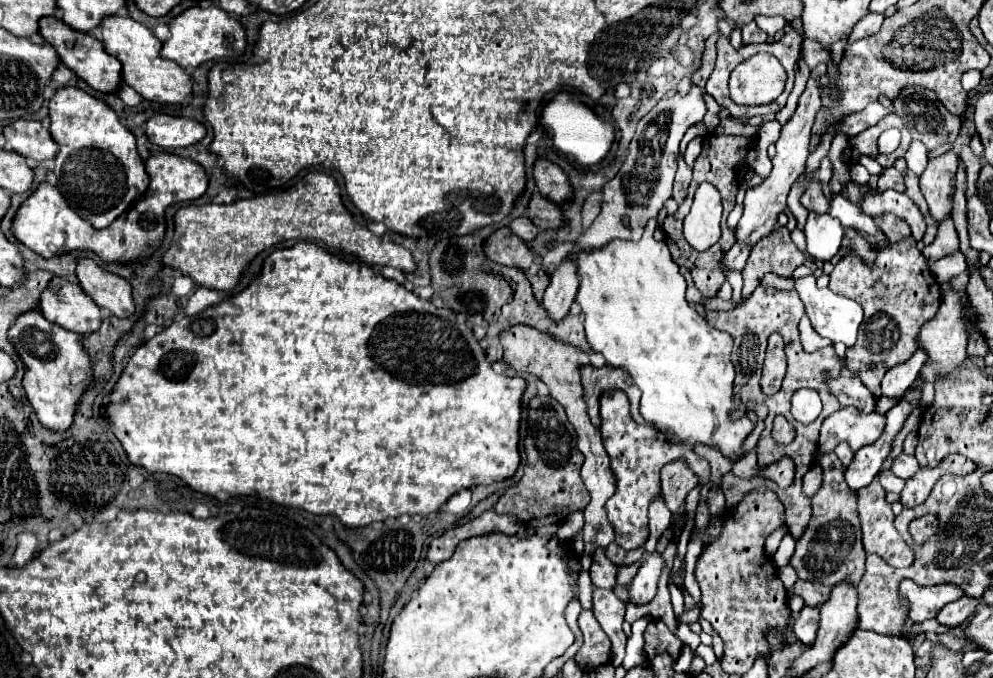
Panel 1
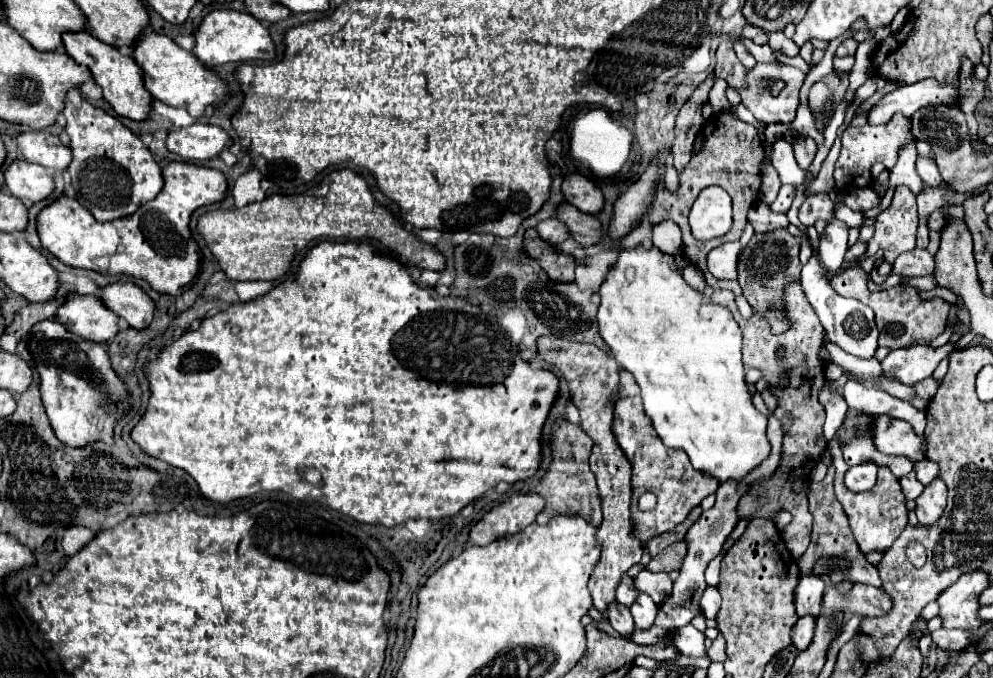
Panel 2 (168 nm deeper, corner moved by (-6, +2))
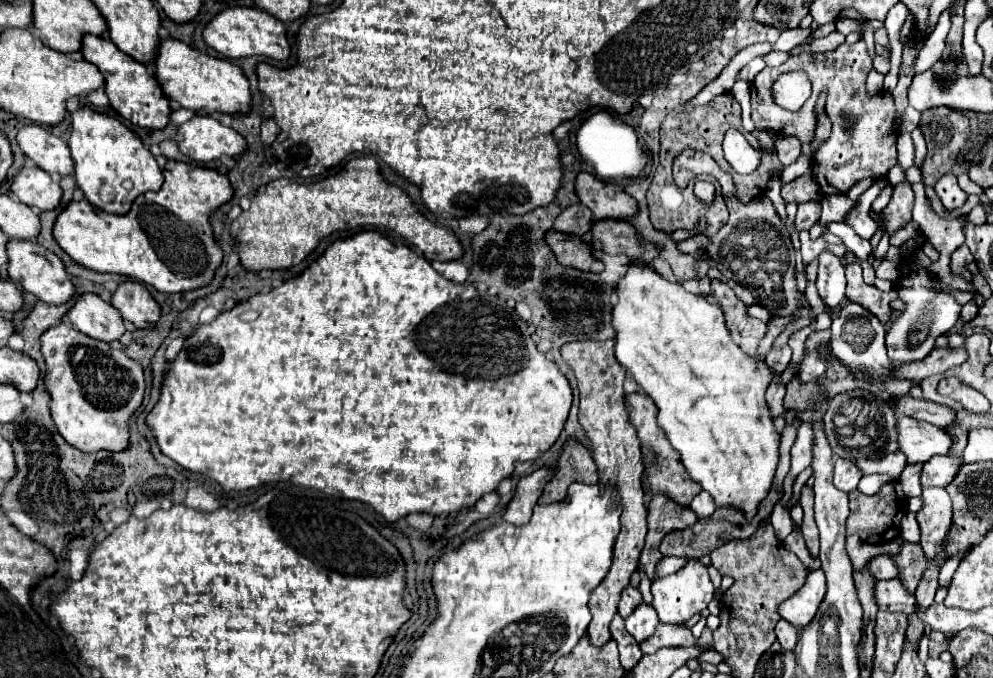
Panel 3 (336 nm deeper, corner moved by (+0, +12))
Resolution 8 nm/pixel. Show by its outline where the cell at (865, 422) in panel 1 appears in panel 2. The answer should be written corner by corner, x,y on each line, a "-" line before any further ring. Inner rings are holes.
871,416
873,444
883,454
905,454
913,462
925,458
925,438
911,430
909,422
889,416

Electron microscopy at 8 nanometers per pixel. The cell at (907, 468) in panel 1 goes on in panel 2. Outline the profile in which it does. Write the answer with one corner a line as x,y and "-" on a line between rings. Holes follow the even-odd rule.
927,458
915,462
913,470
915,470
917,480
919,480
921,484
929,484
929,482
931,482
933,478
937,478
937,474
939,474
939,466
935,466
935,462
931,462
931,460
927,460

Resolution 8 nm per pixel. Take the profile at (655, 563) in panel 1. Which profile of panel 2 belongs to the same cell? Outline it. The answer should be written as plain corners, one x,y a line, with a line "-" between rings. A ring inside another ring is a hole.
639,592
639,596
631,604
631,614
635,618
635,626
645,630
645,628
653,626
653,620
657,614
657,604
651,600
651,596
647,592

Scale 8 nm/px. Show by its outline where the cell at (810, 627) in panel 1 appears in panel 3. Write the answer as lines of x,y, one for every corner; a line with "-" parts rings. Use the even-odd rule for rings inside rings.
779,620
777,628
775,628
775,634
777,634
777,642
781,644
781,648
785,648
785,650
795,648
797,638
799,638
799,630
795,630
793,624
789,624
785,620

